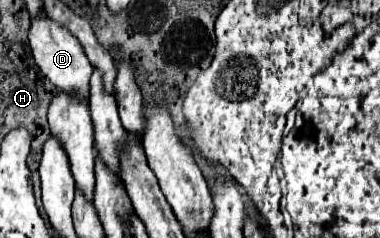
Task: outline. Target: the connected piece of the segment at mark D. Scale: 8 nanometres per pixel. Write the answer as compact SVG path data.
M37 18L35 22L31 22L29 46L31 46L33 58L35 58L41 74L57 90L63 90L65 94L75 94L75 98L83 98L83 102L87 102L93 66L89 64L87 58L83 58L83 48L79 46L79 42L75 42L75 38L61 24L53 22L51 18Z

